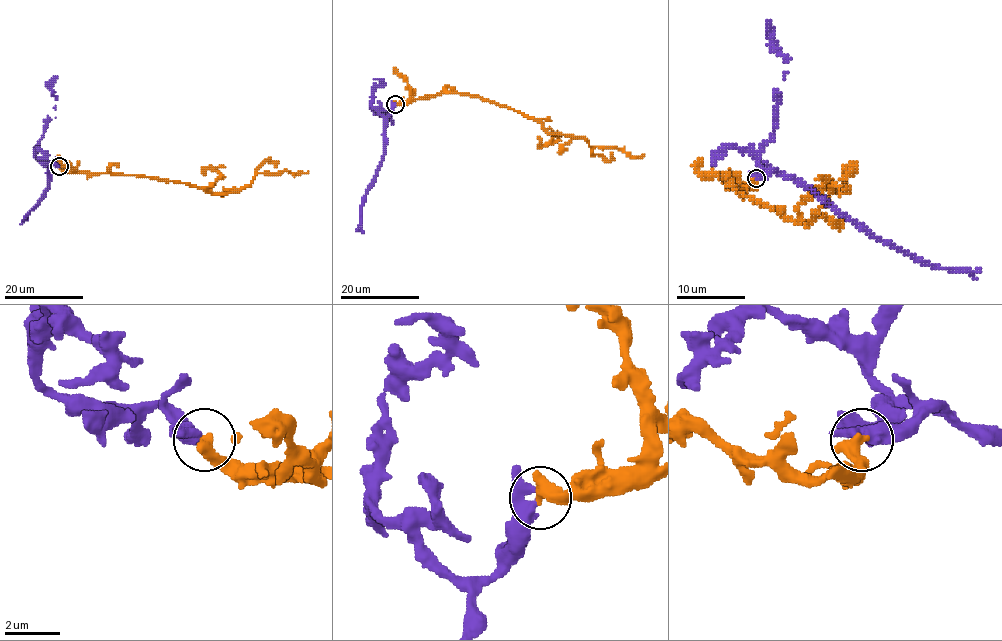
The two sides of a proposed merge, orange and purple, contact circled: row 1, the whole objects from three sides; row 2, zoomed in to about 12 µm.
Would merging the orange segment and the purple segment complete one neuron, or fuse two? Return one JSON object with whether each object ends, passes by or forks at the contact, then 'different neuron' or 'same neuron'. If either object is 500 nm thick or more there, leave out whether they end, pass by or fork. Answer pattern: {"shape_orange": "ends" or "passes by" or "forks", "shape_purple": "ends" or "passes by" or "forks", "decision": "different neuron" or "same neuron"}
{"decision": "different neuron"}

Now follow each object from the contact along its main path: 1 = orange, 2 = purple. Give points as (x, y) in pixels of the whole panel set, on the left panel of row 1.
1: (59, 166), (66, 170), (123, 173), (186, 182), (215, 193), (243, 189), (261, 172), (308, 171)
2: (59, 165), (53, 161), (49, 165), (48, 189), (25, 217), (27, 219)

